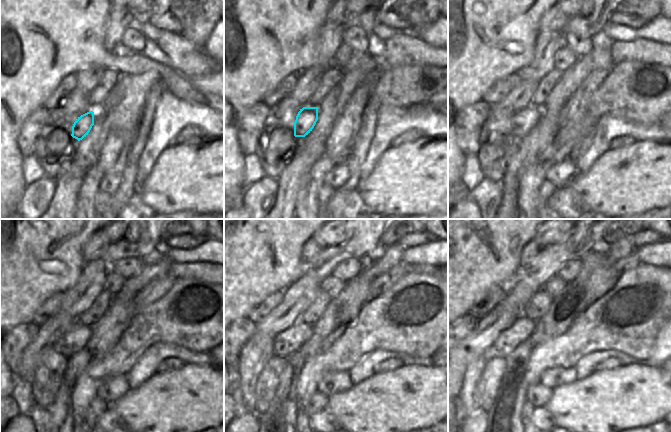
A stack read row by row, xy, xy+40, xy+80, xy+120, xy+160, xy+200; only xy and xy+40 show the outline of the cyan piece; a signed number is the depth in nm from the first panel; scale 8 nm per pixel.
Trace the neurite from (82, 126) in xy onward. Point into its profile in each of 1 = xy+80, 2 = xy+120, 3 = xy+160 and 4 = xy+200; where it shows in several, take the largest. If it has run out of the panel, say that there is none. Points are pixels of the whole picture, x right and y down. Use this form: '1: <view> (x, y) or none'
1: xy+80 (523, 121)
2: xy+120 (73, 341)
3: xy+160 (289, 341)
4: xy+200 (522, 329)

